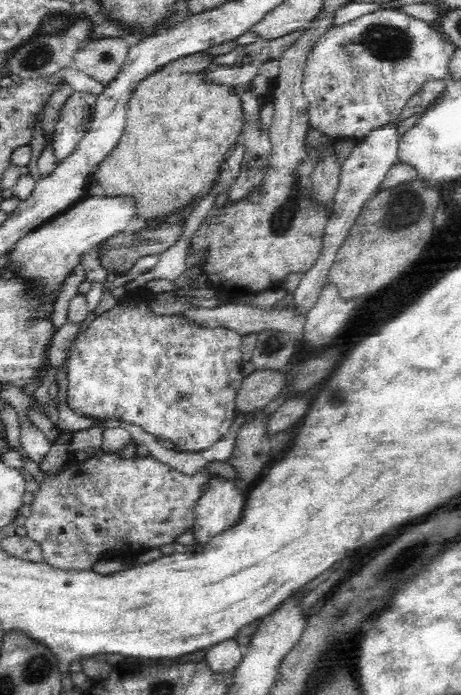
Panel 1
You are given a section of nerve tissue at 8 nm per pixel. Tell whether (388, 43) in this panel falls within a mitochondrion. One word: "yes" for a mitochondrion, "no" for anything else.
yes

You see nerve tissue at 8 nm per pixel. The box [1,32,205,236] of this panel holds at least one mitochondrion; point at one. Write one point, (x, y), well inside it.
(40, 56)

